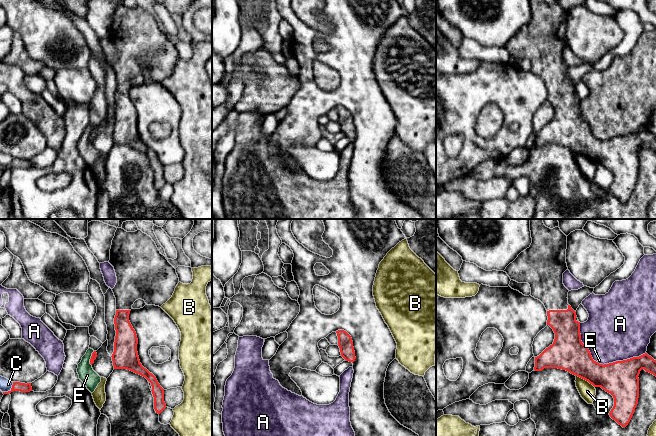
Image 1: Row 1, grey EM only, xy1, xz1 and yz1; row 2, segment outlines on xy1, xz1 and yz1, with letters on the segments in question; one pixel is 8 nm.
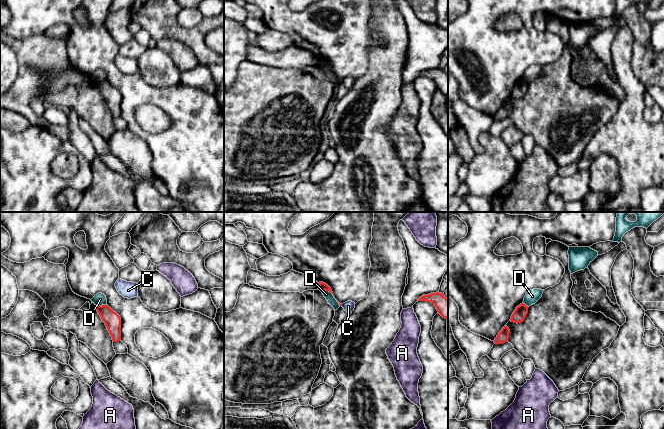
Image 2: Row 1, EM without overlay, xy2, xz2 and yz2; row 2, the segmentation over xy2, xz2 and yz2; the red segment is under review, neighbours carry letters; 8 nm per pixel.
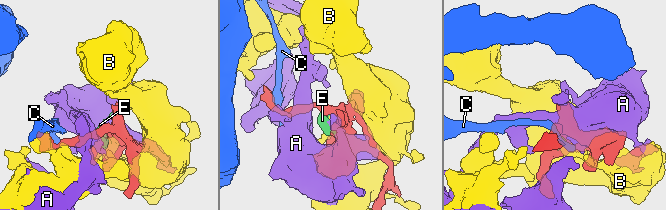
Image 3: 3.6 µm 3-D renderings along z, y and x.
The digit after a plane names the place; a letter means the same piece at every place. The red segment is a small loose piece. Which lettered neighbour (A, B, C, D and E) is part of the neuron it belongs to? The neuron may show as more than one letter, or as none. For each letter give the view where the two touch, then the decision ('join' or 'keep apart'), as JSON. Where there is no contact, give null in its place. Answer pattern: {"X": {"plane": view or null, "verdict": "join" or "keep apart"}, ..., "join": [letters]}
{"A": {"plane": "yz1", "verdict": "keep apart"}, "B": {"plane": "yz1", "verdict": "keep apart"}, "C": {"plane": "xy1", "verdict": "keep apart"}, "D": {"plane": "xz2", "verdict": "keep apart"}, "E": {"plane": "xy1", "verdict": "keep apart"}, "join": []}

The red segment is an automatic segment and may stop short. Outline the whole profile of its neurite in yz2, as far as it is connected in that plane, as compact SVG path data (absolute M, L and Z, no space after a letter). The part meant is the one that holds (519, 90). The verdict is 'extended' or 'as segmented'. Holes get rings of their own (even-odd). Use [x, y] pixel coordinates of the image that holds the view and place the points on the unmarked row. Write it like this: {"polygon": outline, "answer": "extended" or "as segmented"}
{"polygon": "M524 79L517 82L511 92L510 97L517 100L523 98L528 89L528 84L529 83L526 82Z", "answer": "as segmented"}

